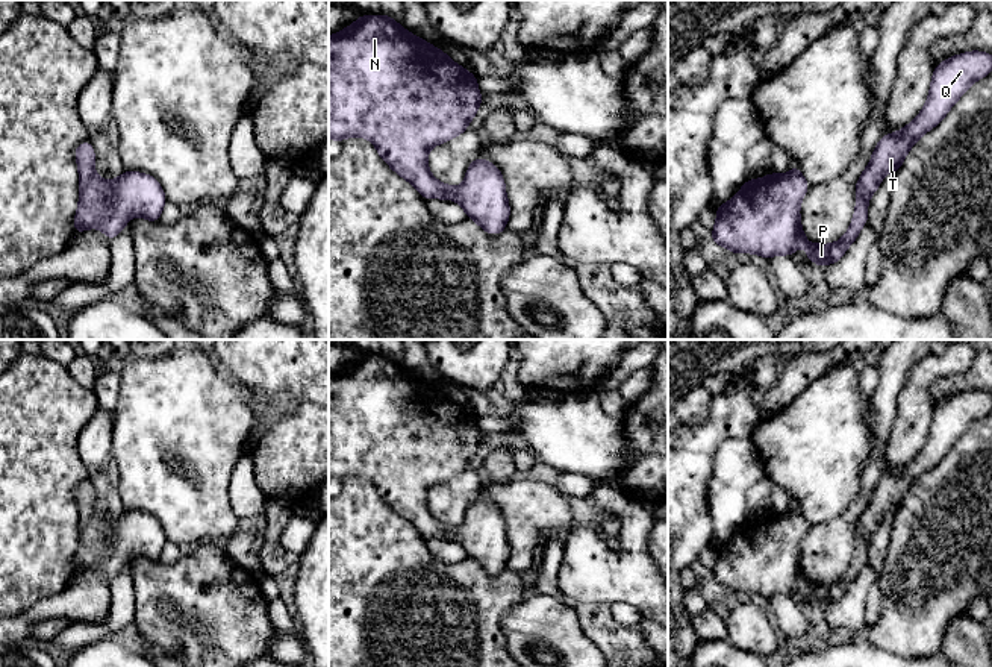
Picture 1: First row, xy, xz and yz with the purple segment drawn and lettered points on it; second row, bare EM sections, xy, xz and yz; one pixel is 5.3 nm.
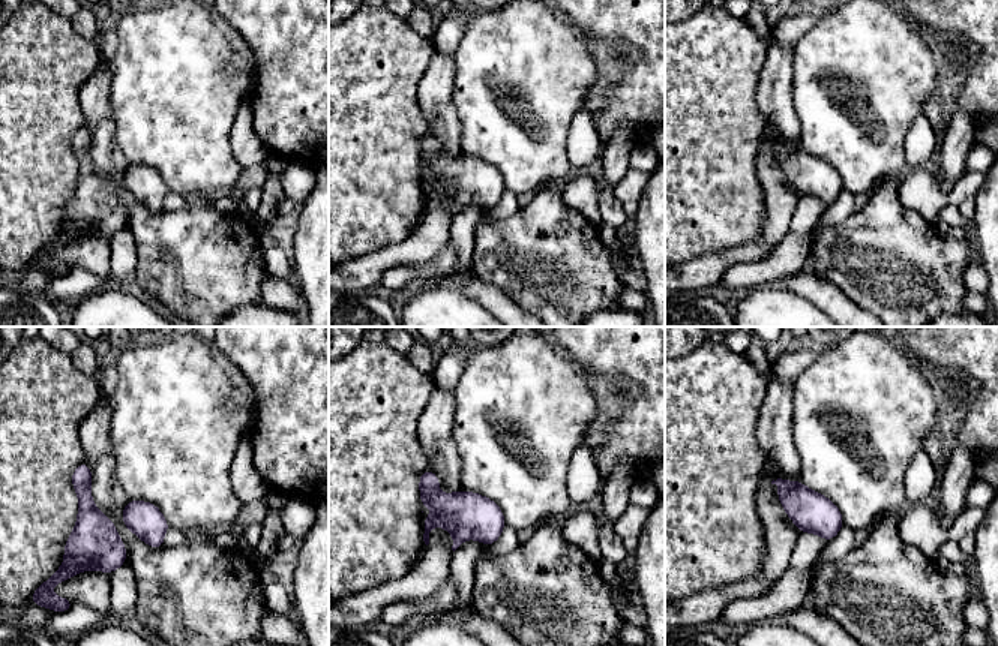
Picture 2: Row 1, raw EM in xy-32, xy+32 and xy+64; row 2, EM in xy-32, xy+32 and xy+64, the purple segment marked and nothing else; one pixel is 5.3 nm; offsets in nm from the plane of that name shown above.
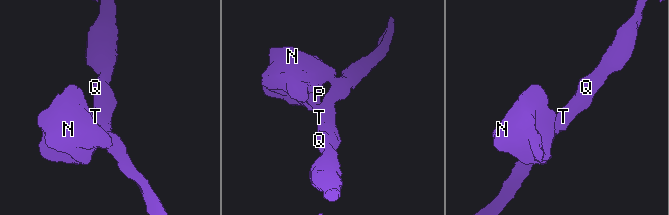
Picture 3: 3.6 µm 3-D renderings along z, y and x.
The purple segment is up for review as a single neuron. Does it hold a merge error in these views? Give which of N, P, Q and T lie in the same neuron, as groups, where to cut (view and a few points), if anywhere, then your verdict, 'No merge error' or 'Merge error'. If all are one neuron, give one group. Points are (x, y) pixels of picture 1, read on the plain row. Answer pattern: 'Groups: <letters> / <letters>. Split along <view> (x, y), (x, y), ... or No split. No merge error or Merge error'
Groups: N P Q T. No split. No merge error

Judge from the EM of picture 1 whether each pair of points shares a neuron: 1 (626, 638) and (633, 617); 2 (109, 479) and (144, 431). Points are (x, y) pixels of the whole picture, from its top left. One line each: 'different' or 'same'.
1: different
2: different

